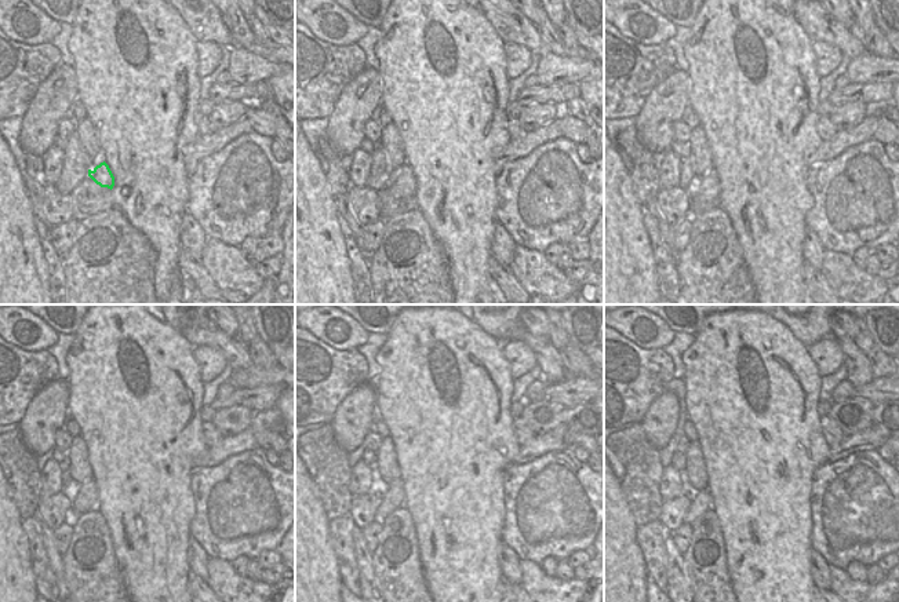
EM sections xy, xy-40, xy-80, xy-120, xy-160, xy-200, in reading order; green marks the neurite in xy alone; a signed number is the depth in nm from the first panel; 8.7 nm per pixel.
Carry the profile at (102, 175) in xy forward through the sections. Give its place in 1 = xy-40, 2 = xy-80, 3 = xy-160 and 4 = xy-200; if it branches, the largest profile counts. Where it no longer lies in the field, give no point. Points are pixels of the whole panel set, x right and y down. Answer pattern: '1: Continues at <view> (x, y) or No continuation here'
1: Continues at xy-40 (403, 183)
2: Continues at xy-80 (709, 186)
3: Continues at xy-160 (393, 499)
4: Continues at xy-200 (702, 502)

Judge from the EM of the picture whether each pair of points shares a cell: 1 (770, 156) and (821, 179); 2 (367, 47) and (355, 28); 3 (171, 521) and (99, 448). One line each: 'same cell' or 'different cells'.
1: different cells
2: different cells
3: same cell

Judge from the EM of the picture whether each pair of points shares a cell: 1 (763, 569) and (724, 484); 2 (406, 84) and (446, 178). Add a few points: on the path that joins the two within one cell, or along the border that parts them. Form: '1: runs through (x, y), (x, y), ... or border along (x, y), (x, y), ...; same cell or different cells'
1: runs through (763, 548), (763, 522), (745, 504); same cell
2: runs through (429, 108), (446, 124), (446, 154); same cell

